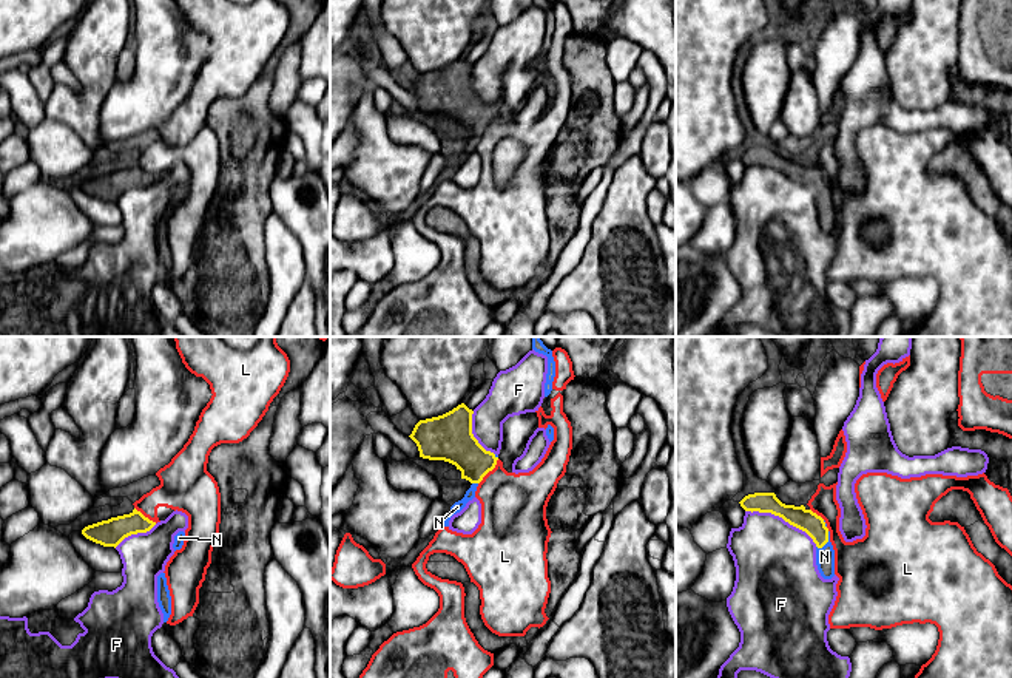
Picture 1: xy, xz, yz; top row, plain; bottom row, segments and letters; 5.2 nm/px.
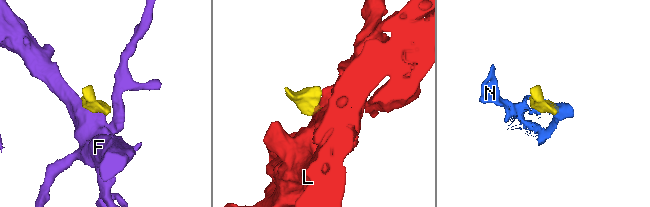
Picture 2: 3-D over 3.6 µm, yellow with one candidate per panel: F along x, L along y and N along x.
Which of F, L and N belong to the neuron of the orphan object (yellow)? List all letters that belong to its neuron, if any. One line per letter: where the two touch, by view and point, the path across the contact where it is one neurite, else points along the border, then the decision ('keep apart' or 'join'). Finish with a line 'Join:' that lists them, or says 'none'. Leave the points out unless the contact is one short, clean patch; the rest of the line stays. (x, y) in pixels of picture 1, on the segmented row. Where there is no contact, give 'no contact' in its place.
F: contact yz (782, 518); border yz (745, 510), (778, 515), (801, 528), (816, 545); keep apart
L: contact xz (489, 470); border xz (499, 459), (479, 484); keep apart
N: contact yz (827, 541); join
Join: N

